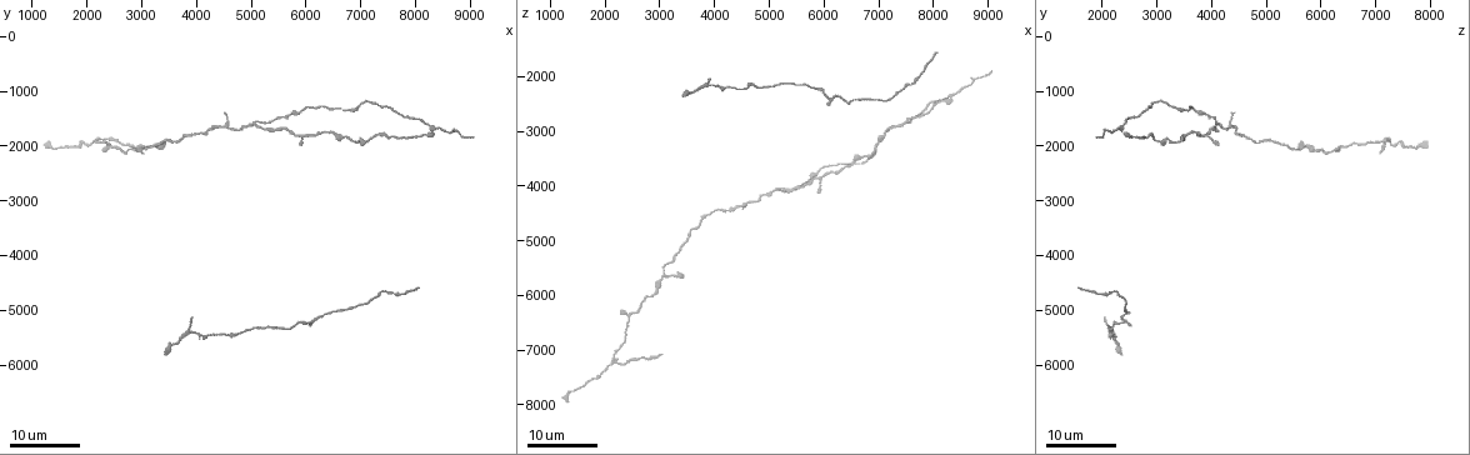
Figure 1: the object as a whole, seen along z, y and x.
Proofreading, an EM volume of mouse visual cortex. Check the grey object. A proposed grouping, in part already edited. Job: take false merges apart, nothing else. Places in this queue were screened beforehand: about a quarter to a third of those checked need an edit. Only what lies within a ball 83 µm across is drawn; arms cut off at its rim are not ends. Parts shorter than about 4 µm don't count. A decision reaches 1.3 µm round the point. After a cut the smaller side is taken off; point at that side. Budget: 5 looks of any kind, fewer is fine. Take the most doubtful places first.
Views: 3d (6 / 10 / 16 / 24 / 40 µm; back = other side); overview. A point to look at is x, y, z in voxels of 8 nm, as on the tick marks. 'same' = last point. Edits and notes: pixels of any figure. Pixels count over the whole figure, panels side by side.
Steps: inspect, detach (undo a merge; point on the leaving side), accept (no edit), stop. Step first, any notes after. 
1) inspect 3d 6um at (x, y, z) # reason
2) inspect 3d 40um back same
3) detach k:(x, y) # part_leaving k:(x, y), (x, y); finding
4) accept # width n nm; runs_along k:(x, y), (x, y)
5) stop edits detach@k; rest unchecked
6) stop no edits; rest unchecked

inspect 3d 16um at (5050, 1650, 4150) # side arm on a straight run

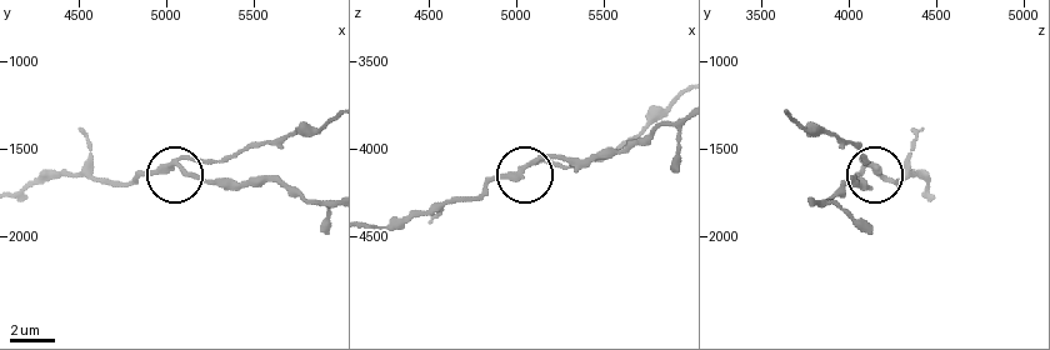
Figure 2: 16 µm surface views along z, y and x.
inspect 3d 6um at (5040, 1600, 4120)

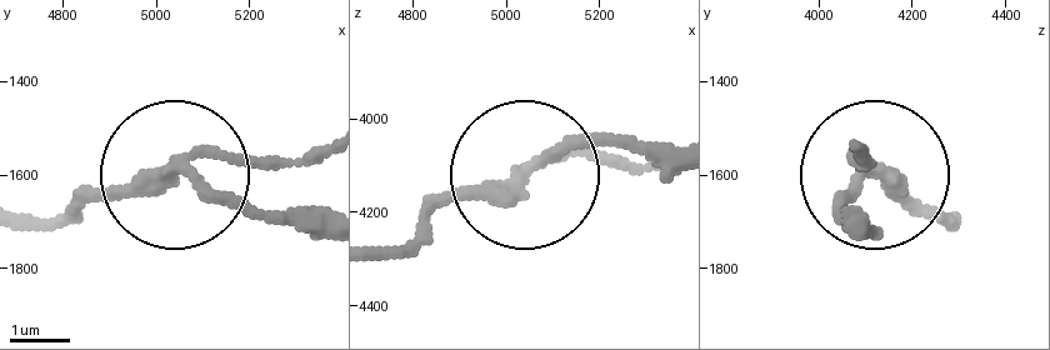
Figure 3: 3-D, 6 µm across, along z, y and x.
detach 3:(260, 215) # part_leaving 3:(186, 174), (316, 219); two neurons meet here

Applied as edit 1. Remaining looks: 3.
inspect overview # redraw

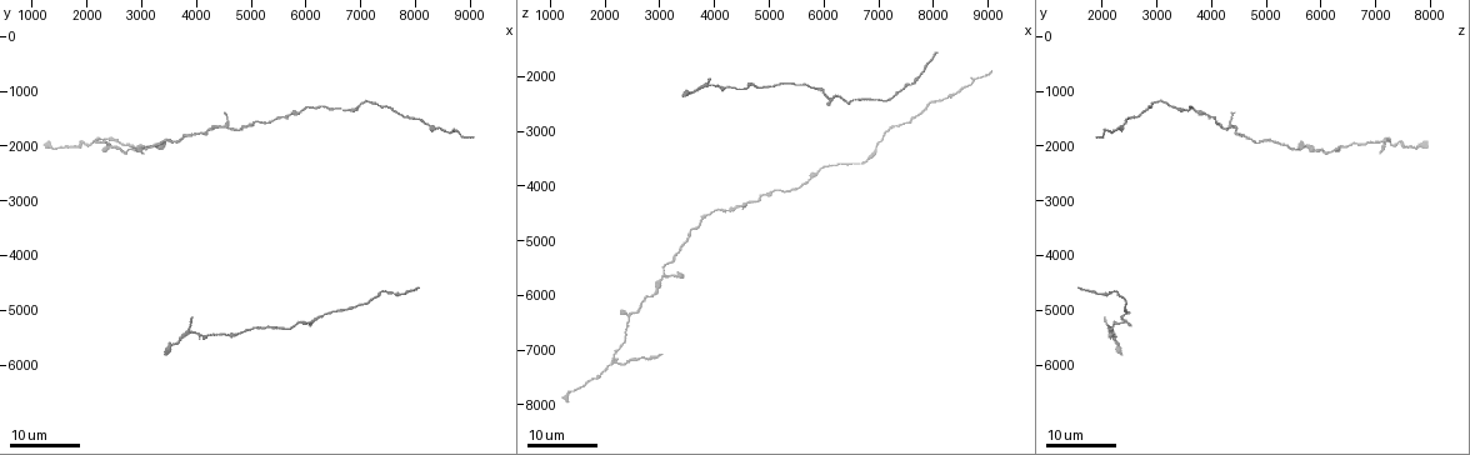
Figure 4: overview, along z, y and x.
inspect 3d 16um at (2450, 2050, 6400) # thick turns thin

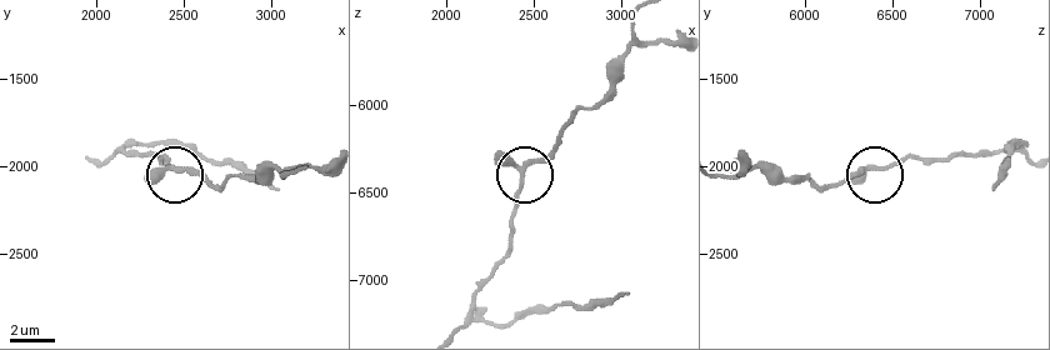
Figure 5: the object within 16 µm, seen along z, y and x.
inspect 3d 10um at (2440, 2020, 6380)

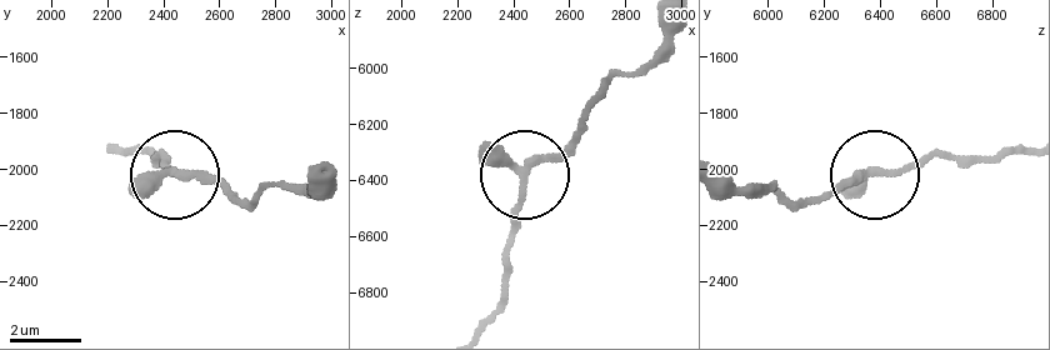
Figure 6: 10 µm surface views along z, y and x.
accept # runs_along 6:(728, 176), (816, 200), (943, 155), (984, 155); continuous, no second neuron

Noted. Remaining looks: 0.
stop edits detach@3; rest unchecked

